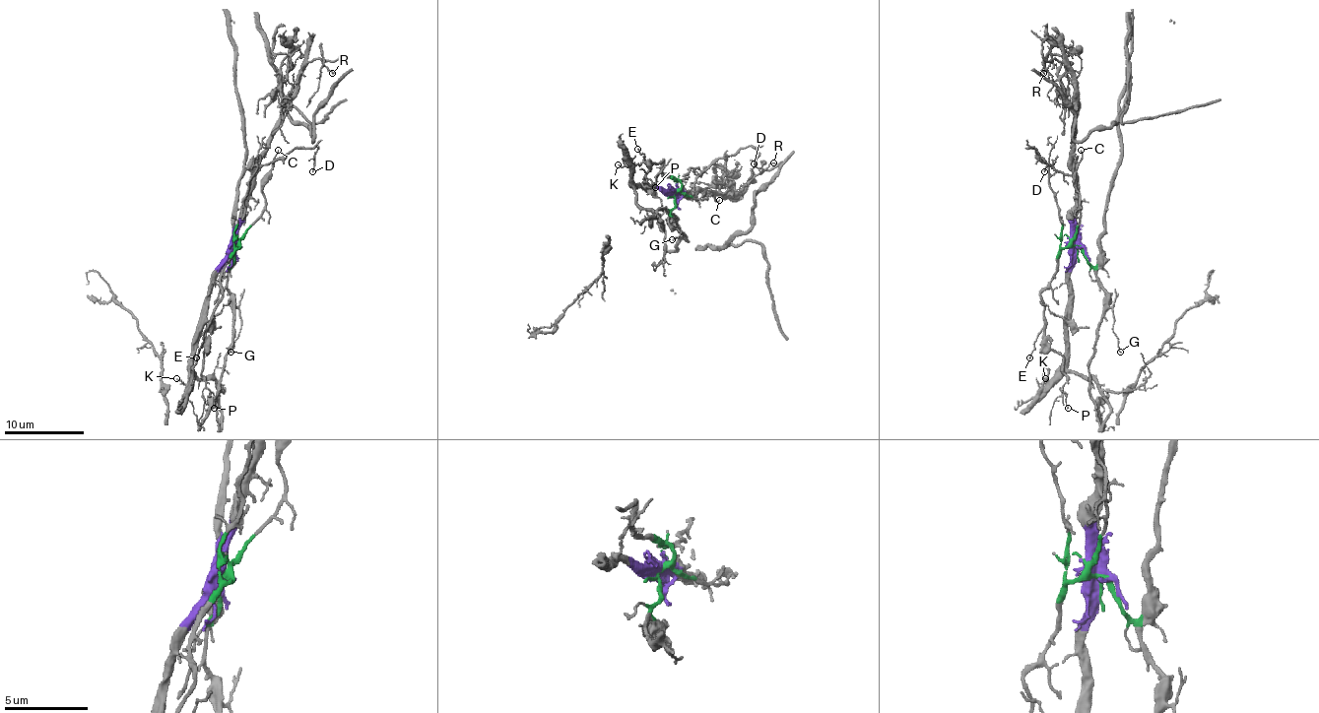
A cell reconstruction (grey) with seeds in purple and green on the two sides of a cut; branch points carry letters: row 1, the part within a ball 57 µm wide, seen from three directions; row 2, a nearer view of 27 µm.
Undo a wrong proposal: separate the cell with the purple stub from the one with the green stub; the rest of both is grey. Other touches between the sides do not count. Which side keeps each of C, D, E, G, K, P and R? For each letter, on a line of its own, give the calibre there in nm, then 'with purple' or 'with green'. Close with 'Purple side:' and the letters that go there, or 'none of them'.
C: 110 nm thick; with green
D: 120 nm thick; with purple
E: 130 nm thick; with green
G: 120 nm thick; with green
K: 120 nm thick; with purple
P: 100 nm thick; with green
R: 130 nm thick; with purple
Purple side: D, K, R

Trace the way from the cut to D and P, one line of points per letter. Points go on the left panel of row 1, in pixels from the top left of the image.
D: (231, 246), (231, 230), (239, 223), (251, 177), (263, 165), (285, 157), (294, 149), (317, 149), (313, 171)
P: (233, 246), (239, 246), (220, 279), (222, 294), (208, 326), (202, 372), (208, 390), (214, 396), (214, 408)

